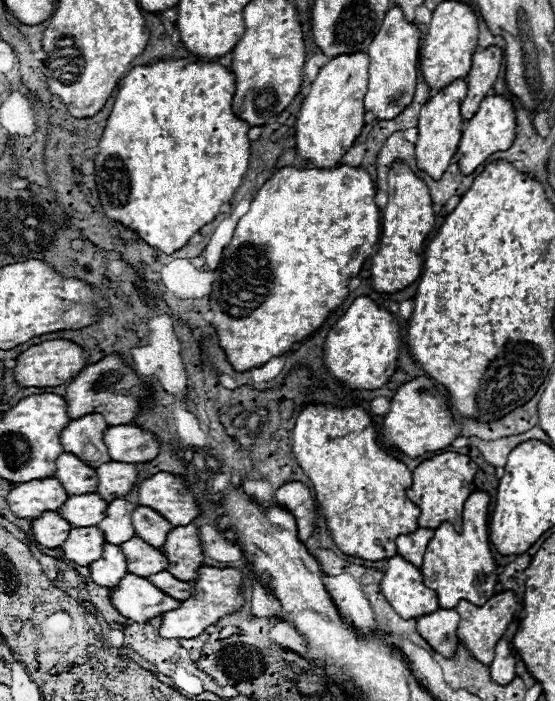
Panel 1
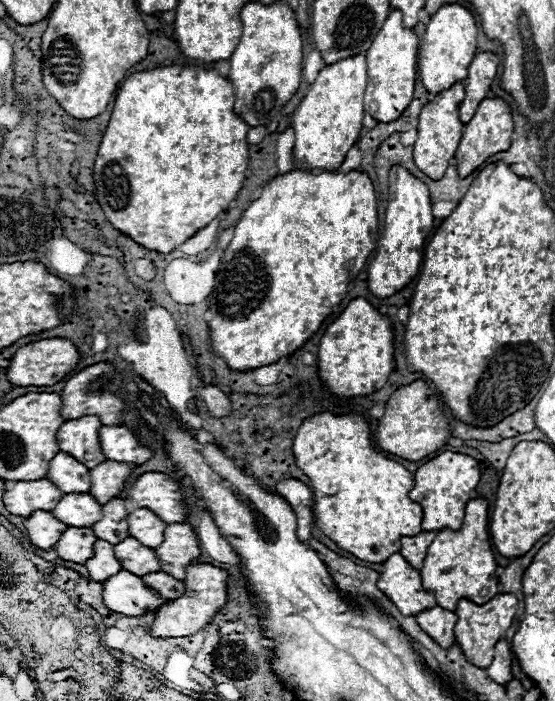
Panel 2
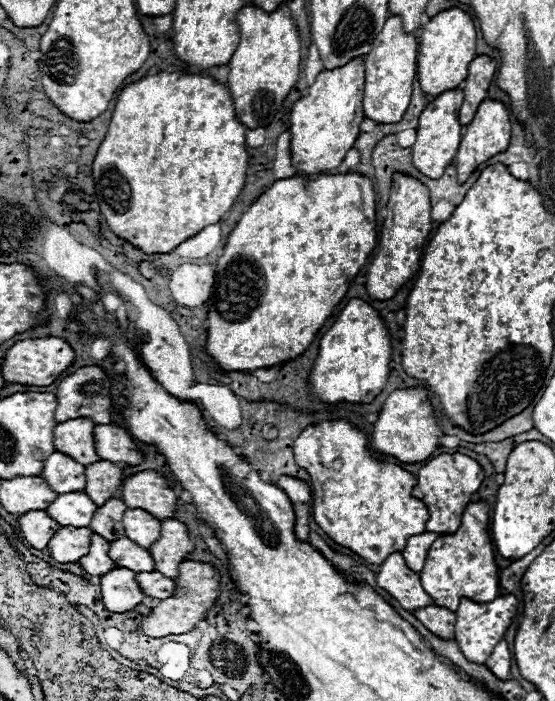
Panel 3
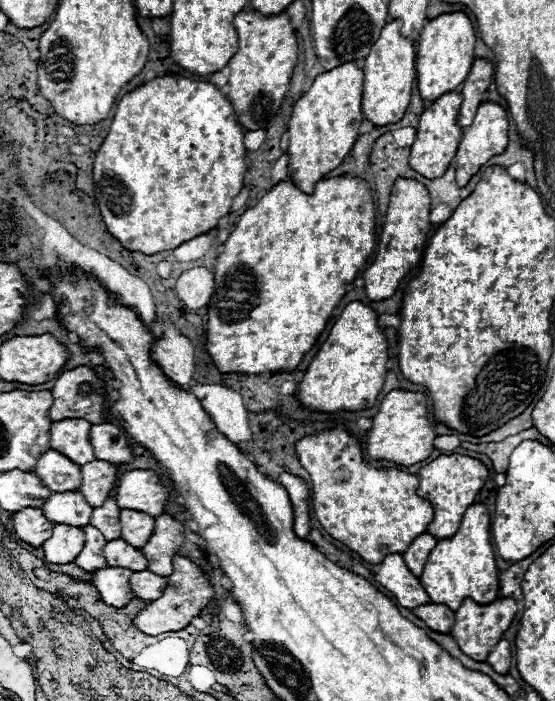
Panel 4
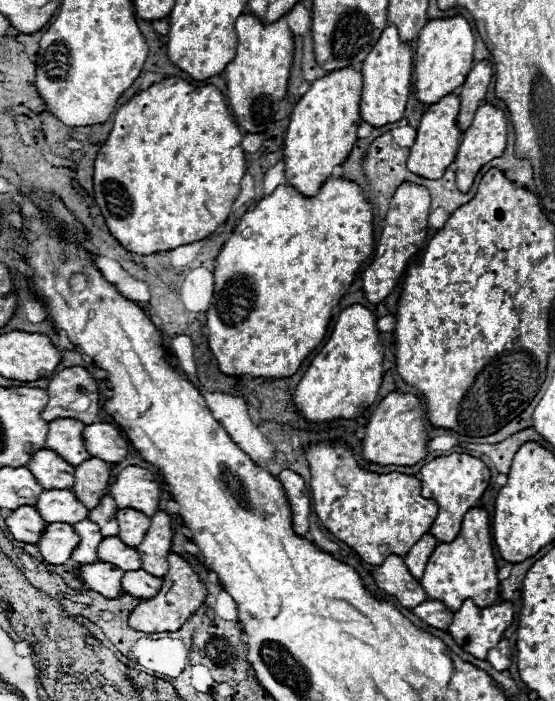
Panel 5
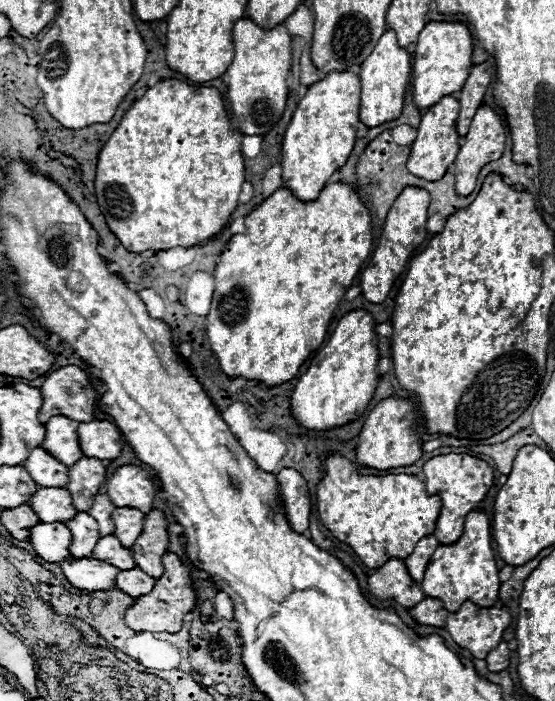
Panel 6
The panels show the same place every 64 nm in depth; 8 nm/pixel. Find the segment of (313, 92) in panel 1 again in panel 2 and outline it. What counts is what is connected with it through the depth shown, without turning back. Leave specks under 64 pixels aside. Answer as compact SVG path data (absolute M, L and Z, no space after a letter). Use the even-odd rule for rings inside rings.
M352 56L352 60L340 60L340 64L324 66L314 84L308 86L308 94L296 106L292 114L294 128L294 158L306 170L336 170L344 162L348 150L356 144L362 118L364 118L364 90L366 90L366 58Z

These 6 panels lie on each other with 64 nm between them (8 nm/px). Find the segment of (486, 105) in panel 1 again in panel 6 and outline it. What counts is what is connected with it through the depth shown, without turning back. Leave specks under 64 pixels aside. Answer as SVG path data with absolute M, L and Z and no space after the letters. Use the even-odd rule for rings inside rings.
M480 106L478 112L472 118L470 130L468 134L462 138L462 146L458 150L458 156L454 160L454 168L456 168L456 192L460 192L460 196L468 196L474 188L476 188L476 178L480 174L480 170L492 162L498 160L504 152L504 142L506 142L506 130L500 122L500 116L488 108L488 106Z

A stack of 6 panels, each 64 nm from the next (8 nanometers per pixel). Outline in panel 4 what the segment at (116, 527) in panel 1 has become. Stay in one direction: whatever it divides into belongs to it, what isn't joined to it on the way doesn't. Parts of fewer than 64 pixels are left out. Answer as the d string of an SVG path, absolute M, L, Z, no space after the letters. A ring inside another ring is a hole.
M112 496L106 498L104 506L92 510L90 524L96 526L106 540L120 538L120 508L116 506L116 500Z

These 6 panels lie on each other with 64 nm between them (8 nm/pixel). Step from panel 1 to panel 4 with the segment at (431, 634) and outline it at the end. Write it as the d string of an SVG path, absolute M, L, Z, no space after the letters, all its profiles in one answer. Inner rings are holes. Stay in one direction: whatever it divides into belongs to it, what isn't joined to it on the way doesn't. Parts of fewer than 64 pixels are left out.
M422 604L420 608L412 610L420 620L424 620L428 624L428 628L442 632L442 634L450 634L450 628L454 624L454 612L446 606L446 604Z

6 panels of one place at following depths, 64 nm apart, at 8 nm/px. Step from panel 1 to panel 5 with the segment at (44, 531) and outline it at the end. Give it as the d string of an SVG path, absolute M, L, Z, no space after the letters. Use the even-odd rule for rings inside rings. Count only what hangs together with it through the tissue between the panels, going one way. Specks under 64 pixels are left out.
M20 506L16 510L10 512L10 516L6 518L6 526L10 530L10 534L26 544L34 544L40 536L40 532L44 530L44 520L38 514L38 510L34 506Z

